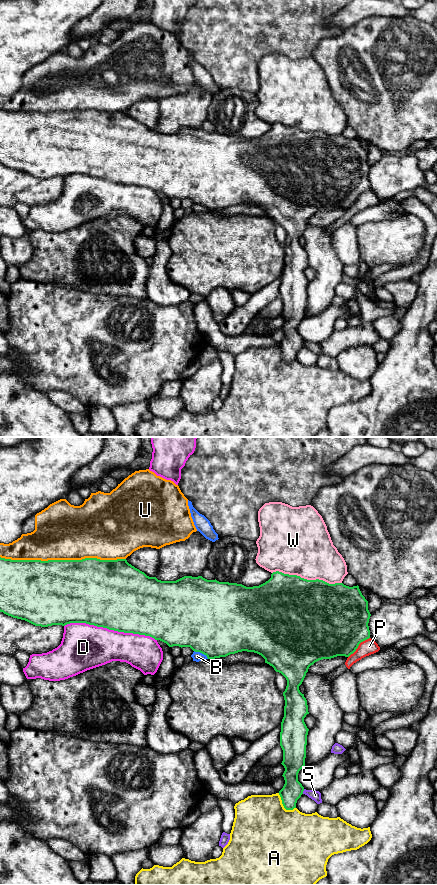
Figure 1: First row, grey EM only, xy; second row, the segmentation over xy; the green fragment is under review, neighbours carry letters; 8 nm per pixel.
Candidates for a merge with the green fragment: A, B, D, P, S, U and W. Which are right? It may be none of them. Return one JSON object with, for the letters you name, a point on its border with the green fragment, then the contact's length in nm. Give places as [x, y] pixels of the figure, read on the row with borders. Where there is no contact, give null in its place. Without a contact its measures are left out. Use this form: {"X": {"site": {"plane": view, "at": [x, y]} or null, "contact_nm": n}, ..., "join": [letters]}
{"join": []}

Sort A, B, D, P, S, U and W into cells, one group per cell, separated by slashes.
A / B / D / P / S / U / W

